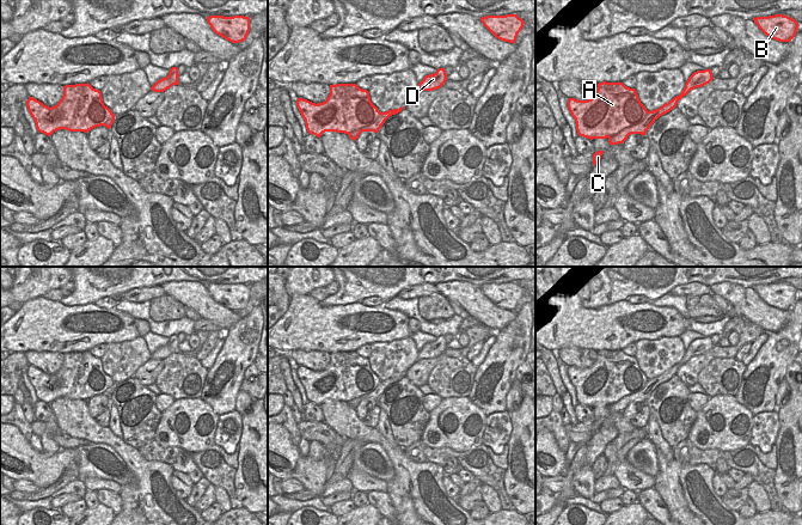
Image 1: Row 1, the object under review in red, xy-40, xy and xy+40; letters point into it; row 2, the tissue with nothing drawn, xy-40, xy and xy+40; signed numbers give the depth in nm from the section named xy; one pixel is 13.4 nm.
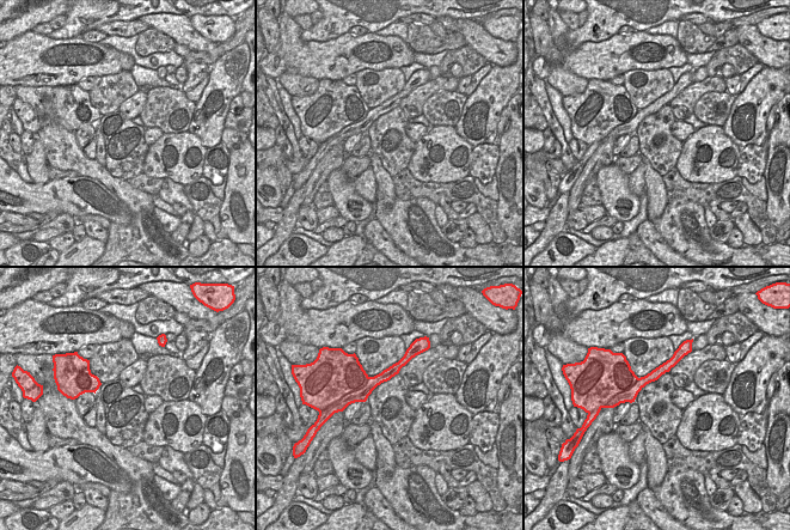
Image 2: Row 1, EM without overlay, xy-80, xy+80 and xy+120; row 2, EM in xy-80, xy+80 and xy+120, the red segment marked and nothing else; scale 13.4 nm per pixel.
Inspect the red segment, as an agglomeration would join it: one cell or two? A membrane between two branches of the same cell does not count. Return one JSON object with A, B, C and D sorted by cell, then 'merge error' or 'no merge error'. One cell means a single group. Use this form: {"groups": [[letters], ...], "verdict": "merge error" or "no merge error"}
{"groups": [["A"], ["B", "C", "D"]], "verdict": "merge error"}

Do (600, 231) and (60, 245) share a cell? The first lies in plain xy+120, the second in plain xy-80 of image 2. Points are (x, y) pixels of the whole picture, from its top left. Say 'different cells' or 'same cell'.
same cell

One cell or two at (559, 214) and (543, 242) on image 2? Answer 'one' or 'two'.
one

